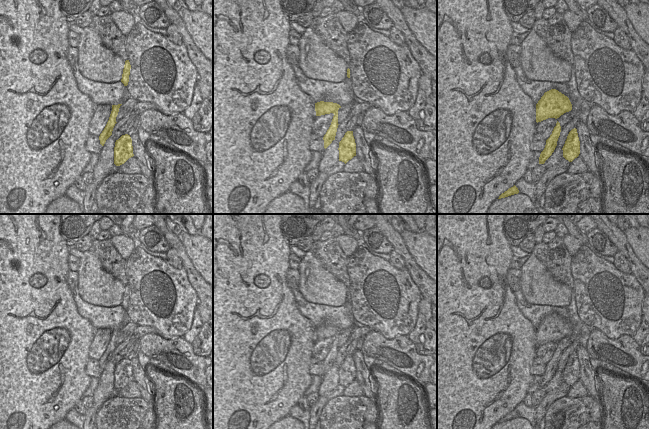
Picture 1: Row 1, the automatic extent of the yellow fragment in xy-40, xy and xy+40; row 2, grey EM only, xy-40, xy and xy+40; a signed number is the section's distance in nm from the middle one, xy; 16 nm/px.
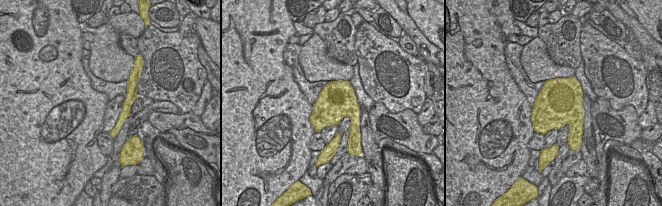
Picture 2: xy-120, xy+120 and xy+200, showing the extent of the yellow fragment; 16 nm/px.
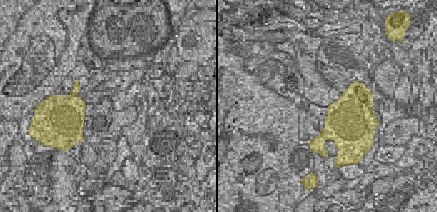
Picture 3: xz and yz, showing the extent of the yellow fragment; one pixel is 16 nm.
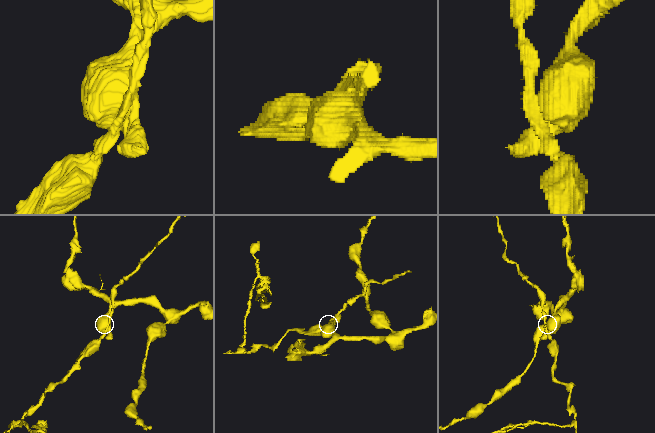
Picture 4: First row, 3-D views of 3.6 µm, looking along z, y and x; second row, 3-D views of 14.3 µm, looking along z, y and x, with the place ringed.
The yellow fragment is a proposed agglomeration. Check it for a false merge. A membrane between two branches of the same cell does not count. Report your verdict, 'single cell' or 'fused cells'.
fused cells

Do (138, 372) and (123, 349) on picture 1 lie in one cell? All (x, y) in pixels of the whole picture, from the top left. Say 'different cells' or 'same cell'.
different cells

